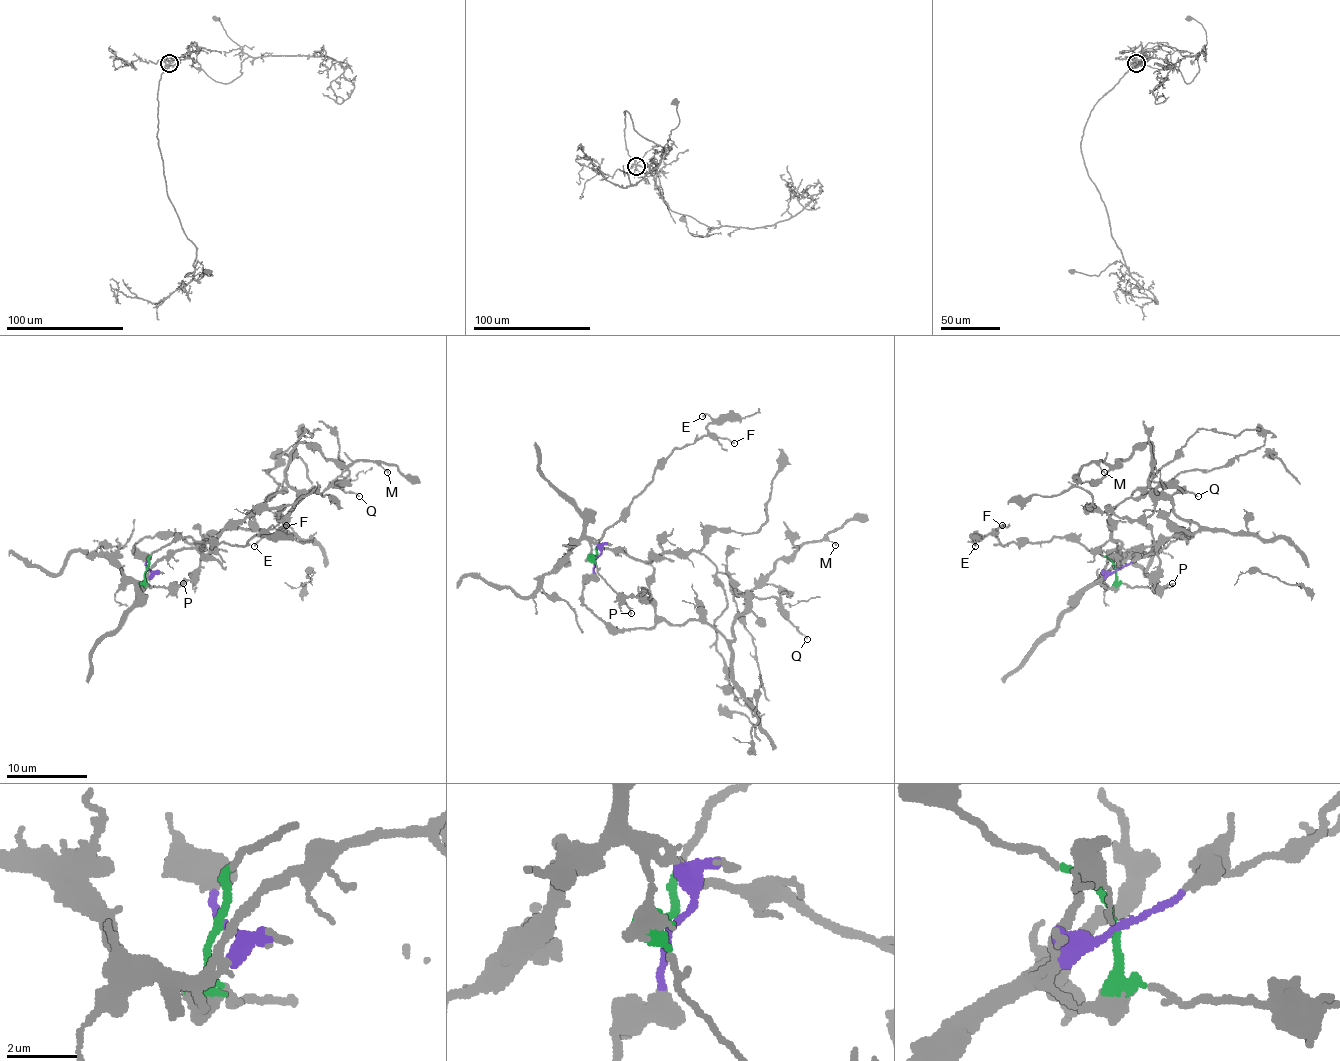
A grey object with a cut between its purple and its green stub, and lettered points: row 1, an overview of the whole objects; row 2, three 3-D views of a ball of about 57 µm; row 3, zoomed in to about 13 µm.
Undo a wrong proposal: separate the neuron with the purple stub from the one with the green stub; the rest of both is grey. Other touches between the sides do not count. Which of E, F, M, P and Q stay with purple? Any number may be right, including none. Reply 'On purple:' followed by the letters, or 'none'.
On purple: M, Q

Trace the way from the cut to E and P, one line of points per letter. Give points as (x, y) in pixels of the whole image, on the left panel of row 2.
E: (148, 568), (148, 558), (154, 552), (181, 538), (244, 546), (260, 534), (264, 536), (254, 546)
P: (148, 568), (144, 579), (150, 587), (179, 587), (183, 583)

